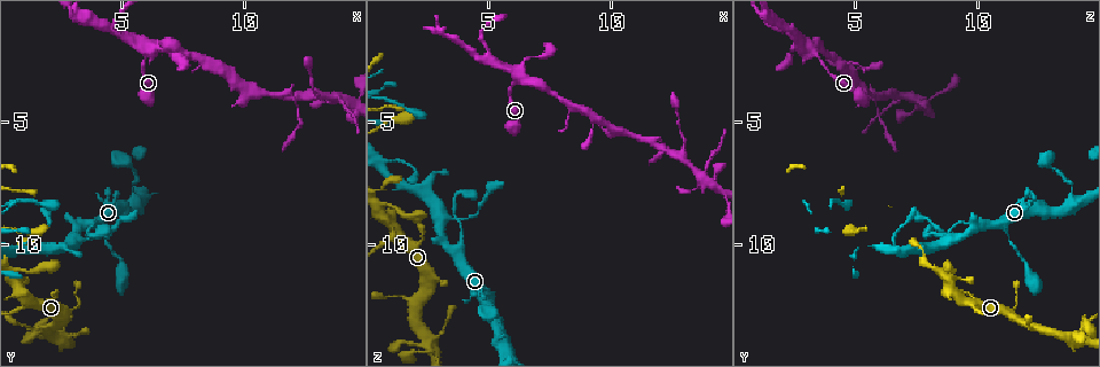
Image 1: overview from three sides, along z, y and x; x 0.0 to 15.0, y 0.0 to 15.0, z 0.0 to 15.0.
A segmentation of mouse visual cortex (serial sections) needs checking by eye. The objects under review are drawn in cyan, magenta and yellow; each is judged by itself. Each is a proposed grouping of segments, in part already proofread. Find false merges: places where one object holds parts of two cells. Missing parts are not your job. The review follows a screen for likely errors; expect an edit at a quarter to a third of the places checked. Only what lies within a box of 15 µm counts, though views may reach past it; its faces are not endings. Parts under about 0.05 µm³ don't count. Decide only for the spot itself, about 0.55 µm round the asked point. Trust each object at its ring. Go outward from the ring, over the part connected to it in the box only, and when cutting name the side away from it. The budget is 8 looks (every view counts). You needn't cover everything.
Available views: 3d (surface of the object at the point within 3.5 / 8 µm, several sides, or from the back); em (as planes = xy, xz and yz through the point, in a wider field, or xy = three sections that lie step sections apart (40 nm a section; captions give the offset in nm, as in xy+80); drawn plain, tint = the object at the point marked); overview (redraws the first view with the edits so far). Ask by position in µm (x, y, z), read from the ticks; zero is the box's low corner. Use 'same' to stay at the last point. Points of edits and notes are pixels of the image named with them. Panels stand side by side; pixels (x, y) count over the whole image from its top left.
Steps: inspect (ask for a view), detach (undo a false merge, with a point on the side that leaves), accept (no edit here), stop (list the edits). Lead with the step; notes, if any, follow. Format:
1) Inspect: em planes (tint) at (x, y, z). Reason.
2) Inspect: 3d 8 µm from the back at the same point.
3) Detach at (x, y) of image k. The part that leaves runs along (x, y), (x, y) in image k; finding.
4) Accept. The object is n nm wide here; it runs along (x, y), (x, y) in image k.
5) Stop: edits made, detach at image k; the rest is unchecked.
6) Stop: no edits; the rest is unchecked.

Inspect: em planes (tint) at (2.2, 13.0, 14.5). Sharp bend.

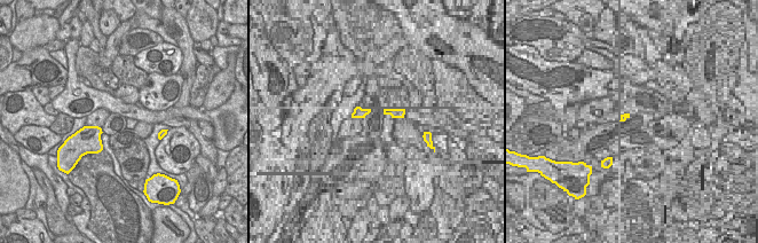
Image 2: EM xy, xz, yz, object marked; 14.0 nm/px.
Inspect: 3d 3.5 µm at the same point. Wider look.

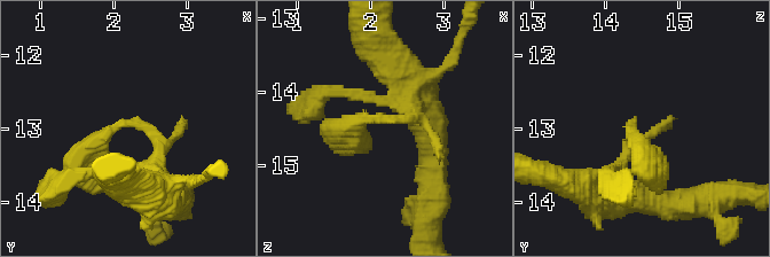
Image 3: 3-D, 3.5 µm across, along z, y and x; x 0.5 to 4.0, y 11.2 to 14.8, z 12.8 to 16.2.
Accept. It runs along (408, 99), (418, 116), (362, 119), (348, 146) in image 3; all the same cell.

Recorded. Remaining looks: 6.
Inspect: 3d 8 µm at (6.2, 2.1, 3.2). Small branch off a trunk.

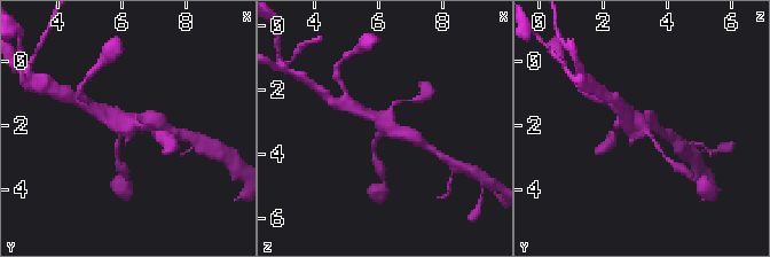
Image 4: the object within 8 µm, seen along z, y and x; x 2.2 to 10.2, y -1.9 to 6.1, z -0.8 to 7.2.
Inspect: 3d 3.5 µm at (6.3, 2.1, 3.2).

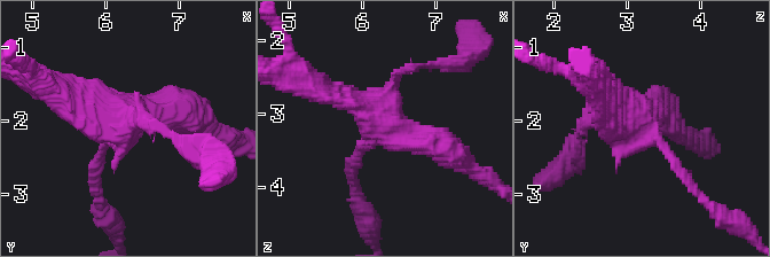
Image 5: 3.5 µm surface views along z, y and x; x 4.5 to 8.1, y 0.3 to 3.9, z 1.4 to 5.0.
Inspect: em xy step 1 (tint) at (6.25, 2.00, 3.20).

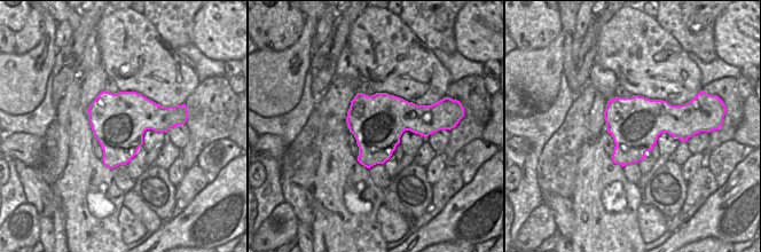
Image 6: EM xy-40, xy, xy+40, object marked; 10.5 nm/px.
Accept. It runs along (94, 180), (101, 148), (135, 113), (193, 121) in image 5; continuous, no second cell.

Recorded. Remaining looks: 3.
Inspect: 3d 3.5 µm at (11.8, 4.0, 6.0). Small branch off a trunk.

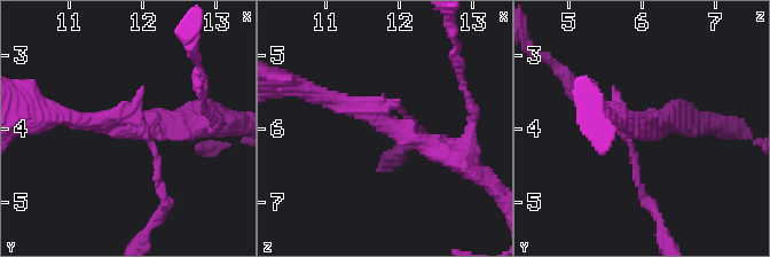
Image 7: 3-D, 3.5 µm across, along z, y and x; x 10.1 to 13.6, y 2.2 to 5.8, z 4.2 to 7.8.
Inspect: em xy step 2 (tint) at (11.95, 3.90, 5.95). Need the tissue.

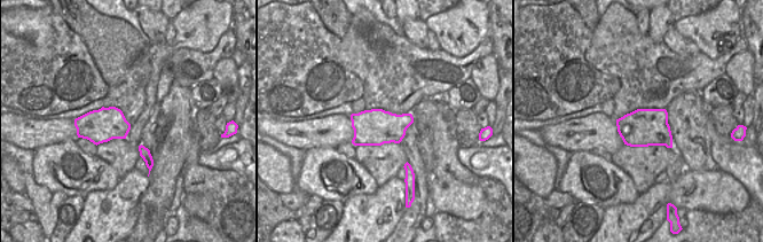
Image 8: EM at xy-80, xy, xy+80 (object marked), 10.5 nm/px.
Accept. It runs along (327, 98), (464, 162) in image 7; continuous, no second cell.

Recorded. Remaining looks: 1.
Stop: no edits; the rest is unchecked.

